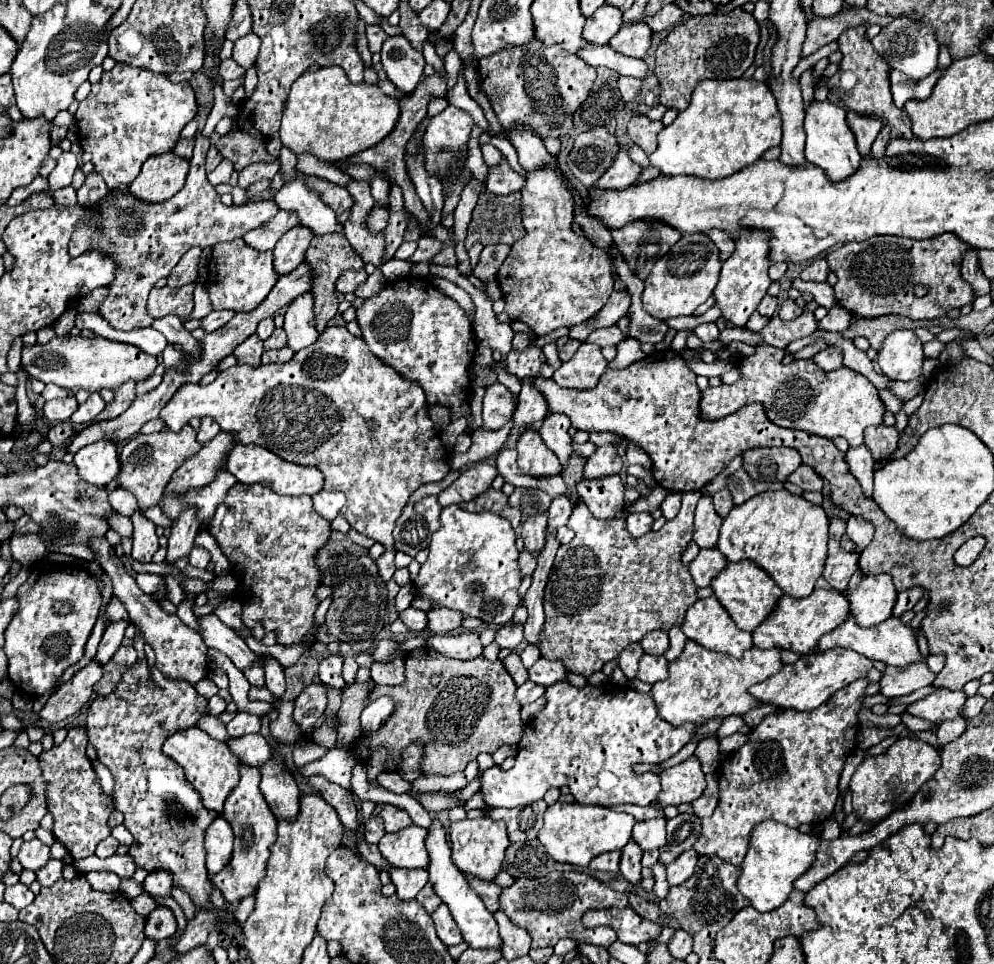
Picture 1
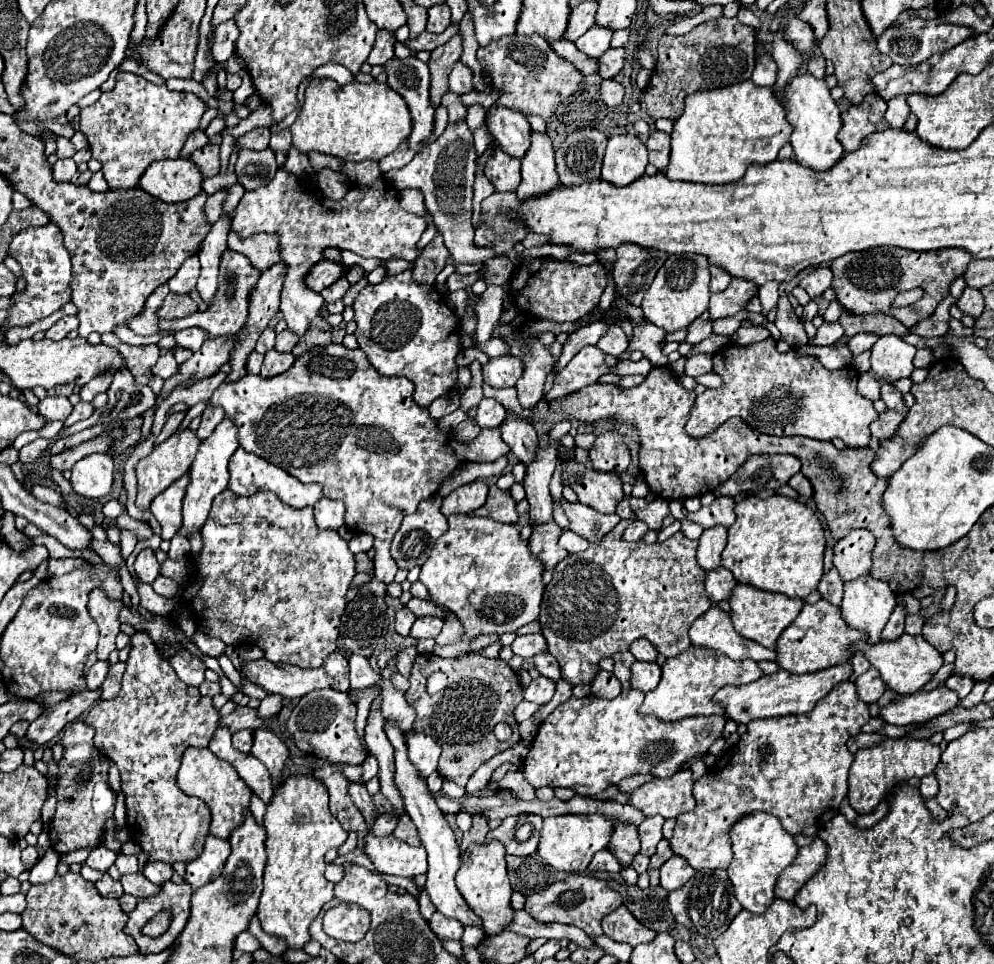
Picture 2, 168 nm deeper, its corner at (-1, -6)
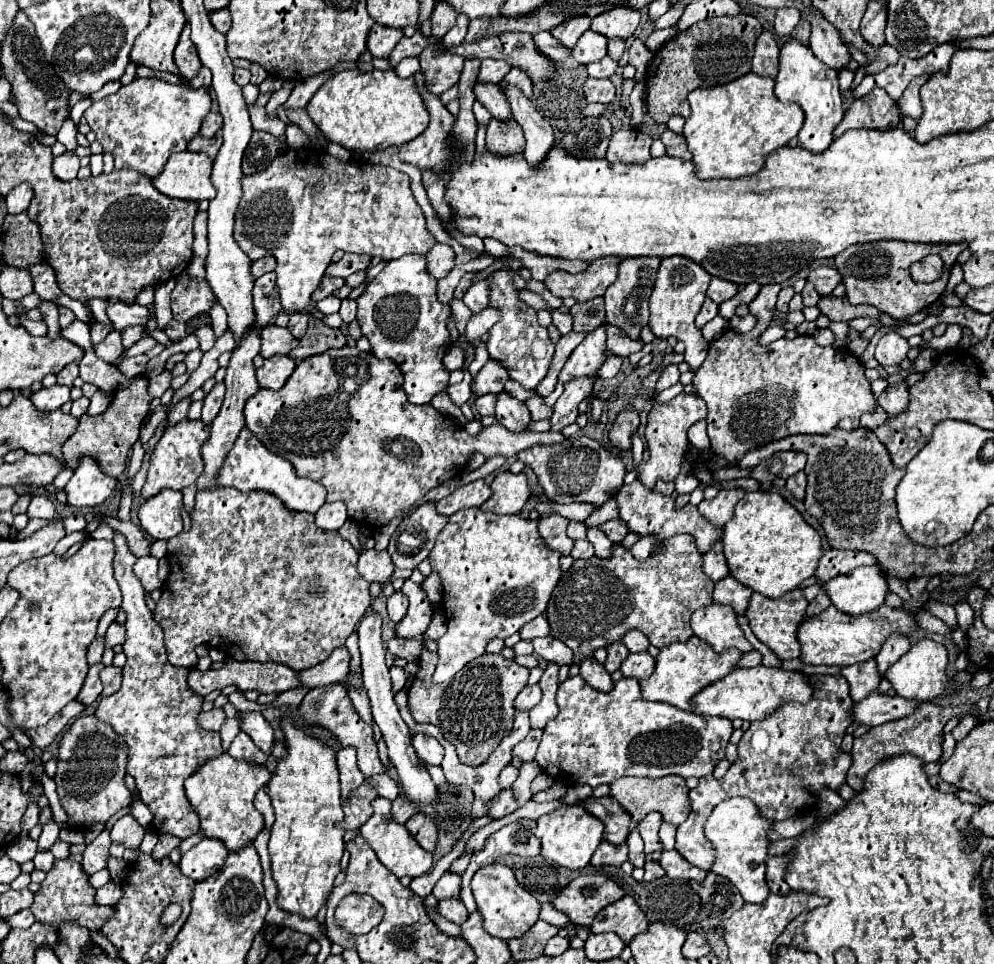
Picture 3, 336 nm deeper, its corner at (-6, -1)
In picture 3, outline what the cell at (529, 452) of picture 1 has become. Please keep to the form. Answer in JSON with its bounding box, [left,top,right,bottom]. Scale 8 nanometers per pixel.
[495,392,531,432]

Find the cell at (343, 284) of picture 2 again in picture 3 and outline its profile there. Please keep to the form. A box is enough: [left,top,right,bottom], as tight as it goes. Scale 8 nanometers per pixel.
[313,276,343,302]

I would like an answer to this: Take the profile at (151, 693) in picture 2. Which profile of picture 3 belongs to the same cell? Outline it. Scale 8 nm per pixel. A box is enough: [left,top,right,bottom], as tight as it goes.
[95,530,223,838]

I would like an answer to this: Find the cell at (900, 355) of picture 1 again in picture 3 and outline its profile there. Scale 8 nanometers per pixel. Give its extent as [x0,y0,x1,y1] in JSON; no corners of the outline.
[875,332,911,366]

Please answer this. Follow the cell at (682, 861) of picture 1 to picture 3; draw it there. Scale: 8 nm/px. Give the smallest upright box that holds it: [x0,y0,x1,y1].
[659,850,707,882]

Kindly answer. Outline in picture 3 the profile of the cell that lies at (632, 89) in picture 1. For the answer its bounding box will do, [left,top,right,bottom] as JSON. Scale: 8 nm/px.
[583,78,615,104]

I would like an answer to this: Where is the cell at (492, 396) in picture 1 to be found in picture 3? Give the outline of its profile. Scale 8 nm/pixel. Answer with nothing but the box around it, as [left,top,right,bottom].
[475,394,495,416]

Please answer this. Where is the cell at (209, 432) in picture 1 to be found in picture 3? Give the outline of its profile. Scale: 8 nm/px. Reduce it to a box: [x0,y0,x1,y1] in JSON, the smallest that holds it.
[201,382,225,424]

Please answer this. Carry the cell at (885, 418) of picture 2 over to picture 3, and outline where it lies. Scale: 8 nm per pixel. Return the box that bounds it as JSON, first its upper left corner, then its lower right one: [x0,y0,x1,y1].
[877,382,909,416]

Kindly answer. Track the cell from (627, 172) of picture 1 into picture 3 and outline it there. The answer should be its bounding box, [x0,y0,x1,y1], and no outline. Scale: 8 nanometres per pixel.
[605,130,651,164]

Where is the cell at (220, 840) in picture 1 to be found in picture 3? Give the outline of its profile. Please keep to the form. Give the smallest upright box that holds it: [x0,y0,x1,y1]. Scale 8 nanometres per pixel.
[179,838,229,882]

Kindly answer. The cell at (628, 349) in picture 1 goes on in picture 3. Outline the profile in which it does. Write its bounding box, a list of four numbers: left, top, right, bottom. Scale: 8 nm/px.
[505,379,536,402]

